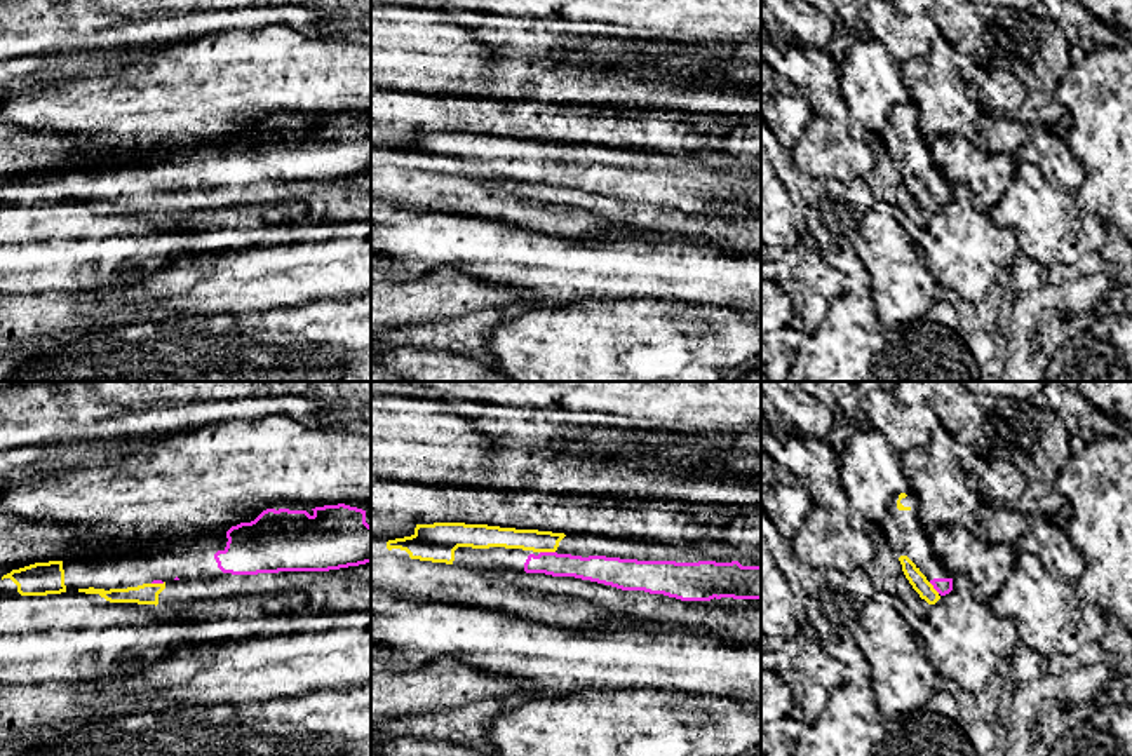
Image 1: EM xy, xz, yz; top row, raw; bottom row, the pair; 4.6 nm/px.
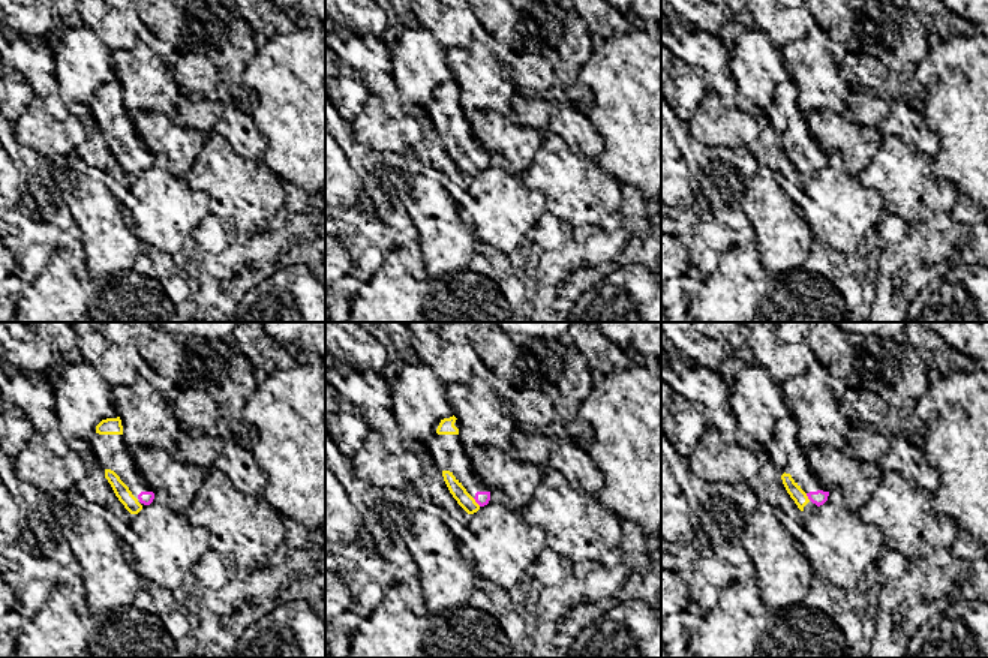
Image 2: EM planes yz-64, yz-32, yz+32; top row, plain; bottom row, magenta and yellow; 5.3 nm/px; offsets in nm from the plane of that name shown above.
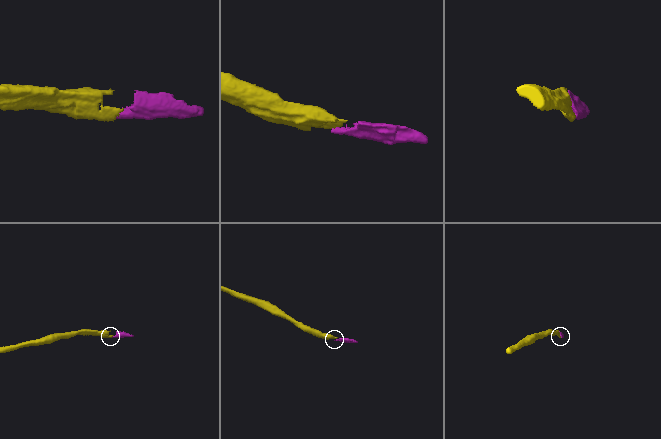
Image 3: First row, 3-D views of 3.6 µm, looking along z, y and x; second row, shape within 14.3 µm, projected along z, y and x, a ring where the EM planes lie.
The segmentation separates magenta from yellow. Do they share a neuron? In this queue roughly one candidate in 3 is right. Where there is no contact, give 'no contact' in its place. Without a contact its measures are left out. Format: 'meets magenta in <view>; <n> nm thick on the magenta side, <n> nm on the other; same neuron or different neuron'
meets magenta in xz; 130 nm thick on the magenta side, 100 nm on the other; same neuron

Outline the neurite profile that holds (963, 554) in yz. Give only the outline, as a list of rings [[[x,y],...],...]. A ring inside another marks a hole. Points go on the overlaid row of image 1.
[[[937,526],[930,535],[933,554],[953,577],[967,577],[972,594],[989,603],[1005,584],[1015,561],[1015,547],[989,543],[963,526]]]

